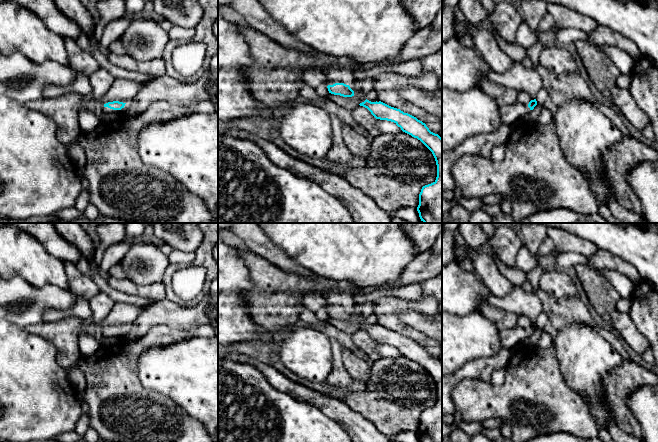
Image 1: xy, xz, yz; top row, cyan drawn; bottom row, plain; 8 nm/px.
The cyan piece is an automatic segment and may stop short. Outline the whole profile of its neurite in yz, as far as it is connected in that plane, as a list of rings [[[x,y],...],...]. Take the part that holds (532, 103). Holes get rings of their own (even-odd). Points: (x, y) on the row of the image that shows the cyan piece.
[[[536,99],[531,100],[528,104],[516,102],[512,105],[500,107],[499,113],[502,124],[514,126],[515,123],[523,116],[527,115],[537,105]]]

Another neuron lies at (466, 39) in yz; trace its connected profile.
[[[463,34],[461,37],[459,37],[460,42],[463,43],[466,47],[475,49],[474,41],[471,35],[469,34]]]

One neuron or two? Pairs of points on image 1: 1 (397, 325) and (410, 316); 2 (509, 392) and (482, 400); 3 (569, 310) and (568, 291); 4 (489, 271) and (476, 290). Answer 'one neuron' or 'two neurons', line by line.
1: two neurons
2: one neuron
3: two neurons
4: two neurons

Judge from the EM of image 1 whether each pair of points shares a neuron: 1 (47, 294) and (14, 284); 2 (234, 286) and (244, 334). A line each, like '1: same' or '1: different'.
1: same
2: same

